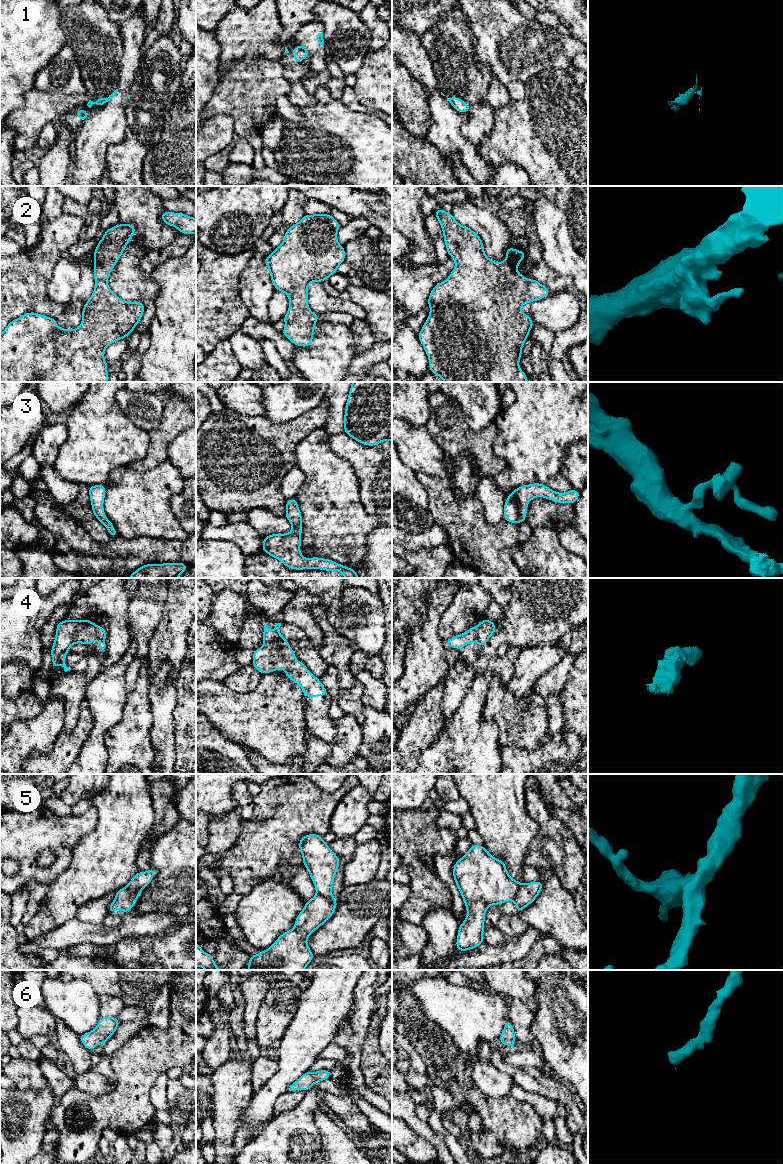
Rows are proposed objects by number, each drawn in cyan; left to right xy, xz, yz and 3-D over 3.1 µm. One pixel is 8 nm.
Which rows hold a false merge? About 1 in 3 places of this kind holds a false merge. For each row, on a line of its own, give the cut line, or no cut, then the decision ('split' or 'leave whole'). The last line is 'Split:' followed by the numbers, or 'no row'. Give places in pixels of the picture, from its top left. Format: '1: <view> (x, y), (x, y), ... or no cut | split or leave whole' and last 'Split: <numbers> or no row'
1: xz (299, 46), (309, 54) | split
2: no cut | leave whole
3: no cut | leave whole
4: no cut | leave whole
5: xz (316, 893), (332, 898) | split
6: no cut | leave whole
Split: 1, 5

